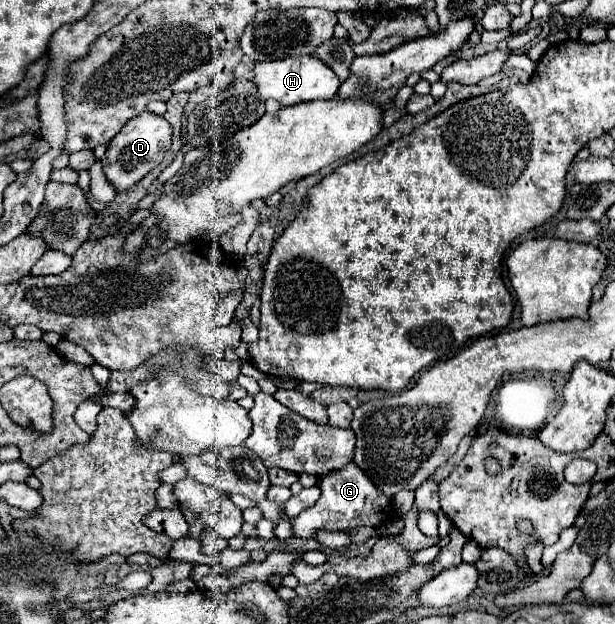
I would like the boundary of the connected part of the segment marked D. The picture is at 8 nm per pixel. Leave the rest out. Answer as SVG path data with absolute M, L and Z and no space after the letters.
M145 111L141 113L141 117L129 121L129 125L125 125L125 129L117 133L117 137L113 137L113 141L107 145L107 153L103 155L101 165L107 181L115 187L117 193L133 189L153 167L157 167L163 161L165 153L171 147L171 135L173 129L167 119L151 111Z

